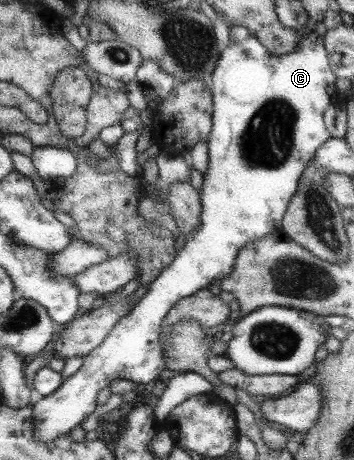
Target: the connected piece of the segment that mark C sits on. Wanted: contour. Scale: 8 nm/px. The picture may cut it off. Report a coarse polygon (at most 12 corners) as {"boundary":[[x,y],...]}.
{"boundary":[[231,25],[211,72],[200,221],[31,406],[50,442],[116,379],[165,368],[168,309],[280,231],[330,138],[323,37],[276,56]]}

